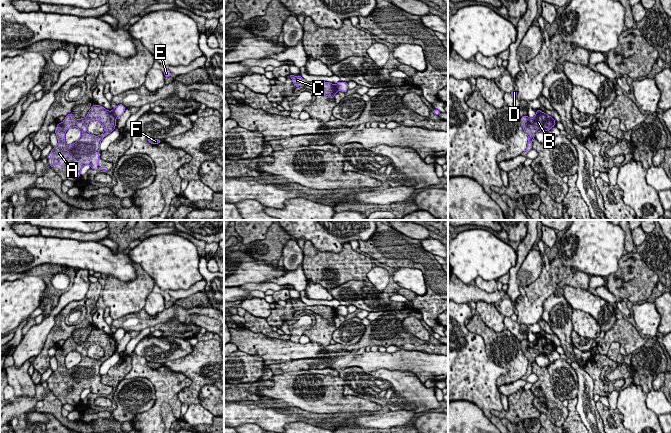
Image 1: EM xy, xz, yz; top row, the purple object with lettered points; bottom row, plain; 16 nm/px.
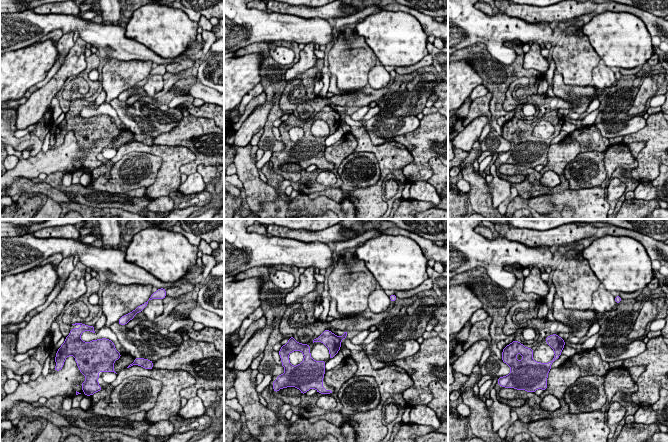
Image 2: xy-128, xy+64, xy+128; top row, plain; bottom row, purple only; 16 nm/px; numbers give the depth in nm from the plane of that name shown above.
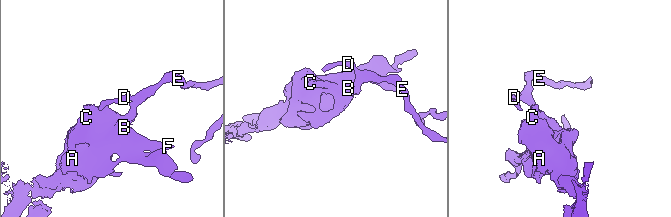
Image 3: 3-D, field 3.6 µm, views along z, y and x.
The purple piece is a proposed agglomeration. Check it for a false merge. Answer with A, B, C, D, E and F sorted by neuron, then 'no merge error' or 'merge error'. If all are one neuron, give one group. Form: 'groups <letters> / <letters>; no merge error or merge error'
groups A B C F / D E; merge error

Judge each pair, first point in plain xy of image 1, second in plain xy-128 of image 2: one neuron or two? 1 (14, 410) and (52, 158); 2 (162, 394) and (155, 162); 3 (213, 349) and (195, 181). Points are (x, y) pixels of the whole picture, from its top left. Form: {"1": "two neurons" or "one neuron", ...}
{"1": "one neuron", "2": "two neurons", "3": "two neurons"}

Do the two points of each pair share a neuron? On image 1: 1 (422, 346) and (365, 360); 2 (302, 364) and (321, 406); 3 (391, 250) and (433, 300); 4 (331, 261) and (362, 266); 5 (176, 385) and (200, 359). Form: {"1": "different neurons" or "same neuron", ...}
{"1": "different neurons", "2": "different neurons", "3": "same neuron", "4": "same neuron", "5": "different neurons"}

